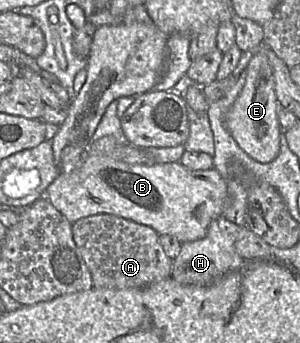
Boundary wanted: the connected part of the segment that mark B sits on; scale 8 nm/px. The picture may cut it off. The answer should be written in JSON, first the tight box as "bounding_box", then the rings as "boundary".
{"bounding_box":[45,156,229,243],"boundary":[[[86,156],[70,173],[60,173],[48,186],[45,197],[72,224],[96,214],[112,214],[148,226],[159,235],[167,234],[181,243],[202,239],[210,223],[222,216],[229,194],[224,178],[213,167],[190,170],[178,162],[160,164],[127,164],[105,156]]]}

